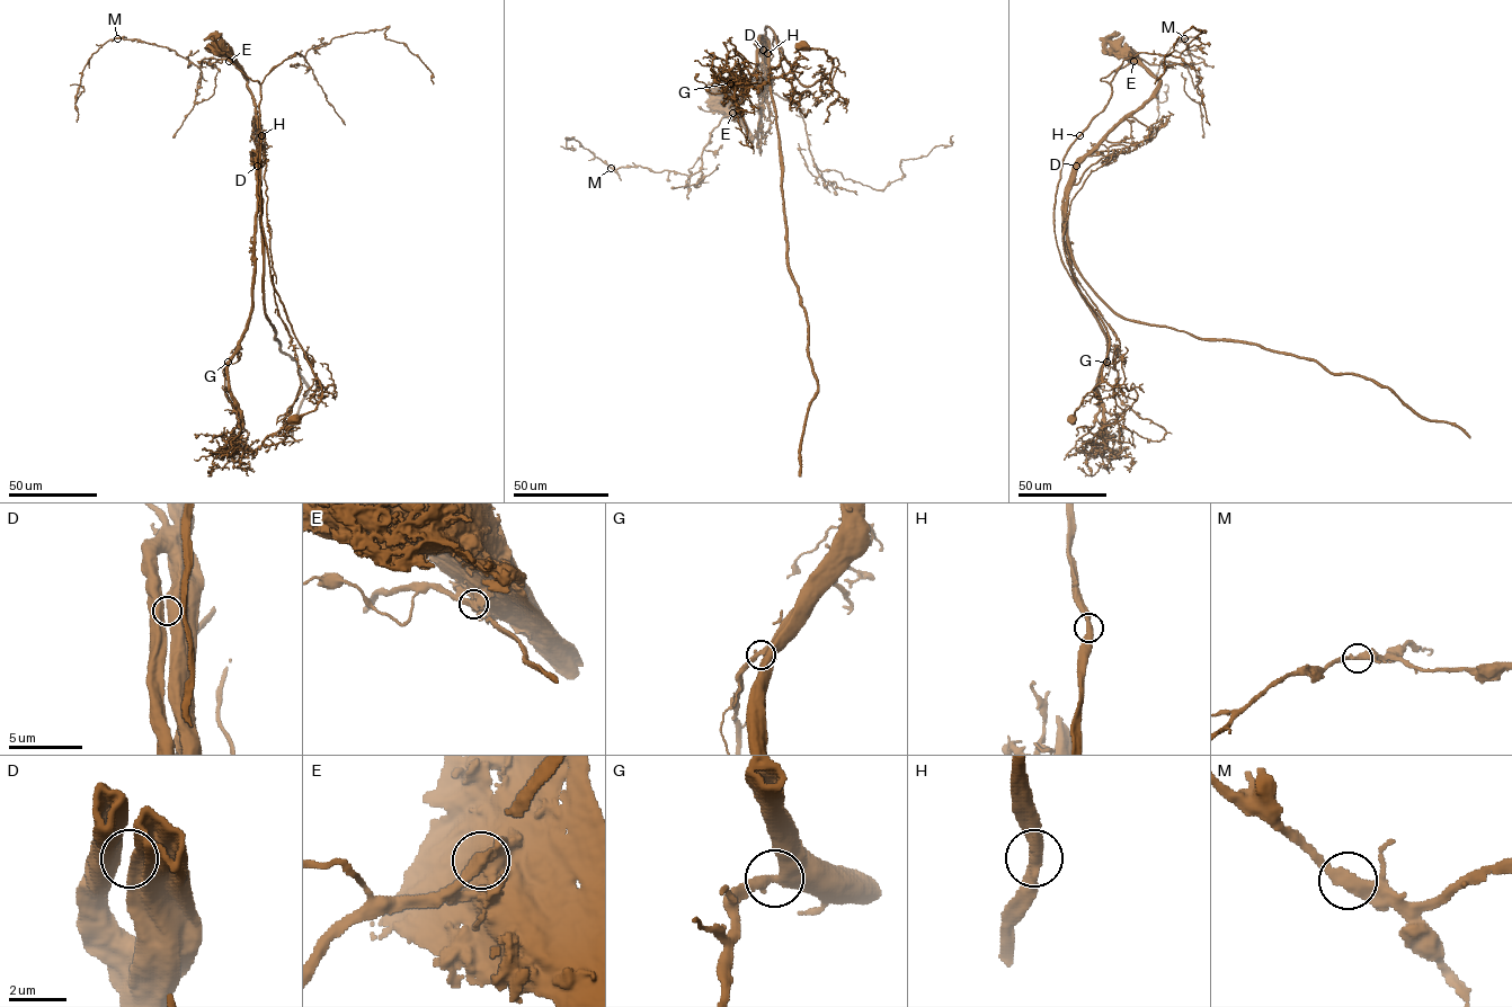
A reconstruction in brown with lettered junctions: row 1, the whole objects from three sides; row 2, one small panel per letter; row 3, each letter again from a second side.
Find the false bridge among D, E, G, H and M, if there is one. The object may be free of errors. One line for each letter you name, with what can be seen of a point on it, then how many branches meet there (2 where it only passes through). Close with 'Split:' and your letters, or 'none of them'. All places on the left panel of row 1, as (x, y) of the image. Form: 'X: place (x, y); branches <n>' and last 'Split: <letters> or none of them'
E: place (229, 61); branches 2
Split: E

